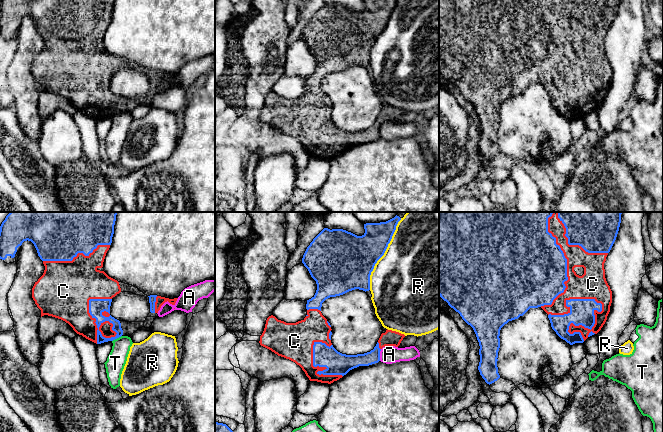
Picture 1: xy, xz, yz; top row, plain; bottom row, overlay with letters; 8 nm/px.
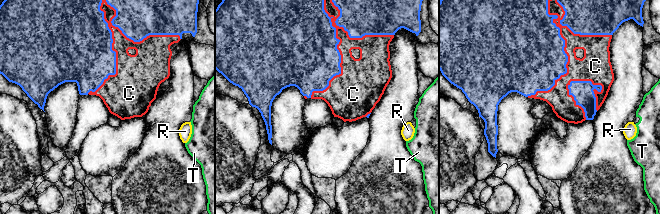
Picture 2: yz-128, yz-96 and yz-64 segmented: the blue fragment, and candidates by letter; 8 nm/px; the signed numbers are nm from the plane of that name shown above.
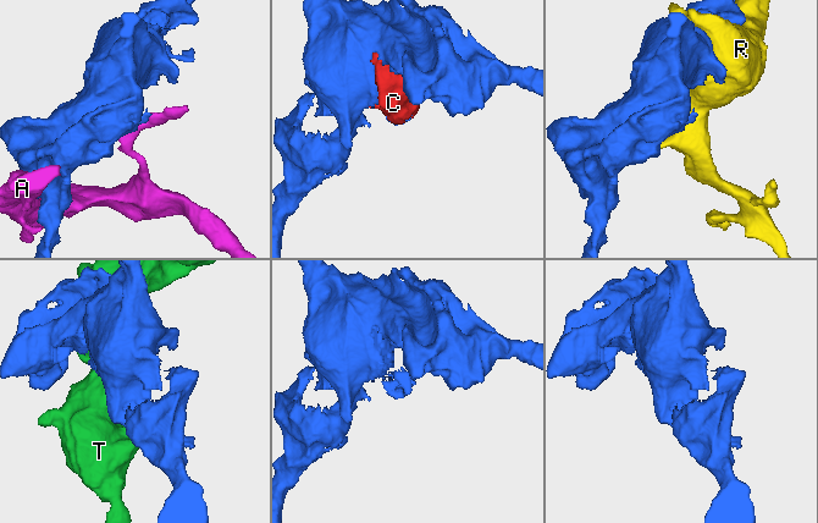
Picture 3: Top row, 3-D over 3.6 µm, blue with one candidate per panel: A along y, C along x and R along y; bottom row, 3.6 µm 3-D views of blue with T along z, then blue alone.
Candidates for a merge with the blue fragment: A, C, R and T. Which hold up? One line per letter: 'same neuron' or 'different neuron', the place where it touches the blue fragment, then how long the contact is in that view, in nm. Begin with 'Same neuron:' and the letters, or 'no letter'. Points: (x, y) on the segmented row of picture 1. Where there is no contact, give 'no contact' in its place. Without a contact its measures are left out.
Same neuron: C
A: different neuron; contact xz (379, 355); length 100 nm
C: same neuron; contact yz (568, 300); length 440 nm
R: different neuron; contact xz (383, 254); length 650 nm
T: different neuron; contact xy (116, 338); length 90 nm

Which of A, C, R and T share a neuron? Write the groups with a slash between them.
A / C / R / T

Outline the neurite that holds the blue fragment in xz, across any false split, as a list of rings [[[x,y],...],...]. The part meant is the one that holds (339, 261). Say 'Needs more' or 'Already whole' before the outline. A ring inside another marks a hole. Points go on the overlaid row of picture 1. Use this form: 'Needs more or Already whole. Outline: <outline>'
Needs more. Outline: [[[399,216],[380,223],[364,224],[365,233],[357,236],[343,229],[324,228],[307,247],[302,263],[316,281],[315,295],[307,300],[306,317],[296,323],[286,323],[271,315],[267,318],[260,345],[278,356],[295,362],[305,372],[310,381],[331,384],[359,366],[369,366],[380,361],[380,351],[385,346],[398,347],[405,337],[396,331],[382,333],[376,346],[370,352],[346,355],[338,352],[331,343],[331,325],[321,313],[322,303],[330,298],[359,289],[370,290],[370,275],[377,261],[384,255],[396,230]]]

